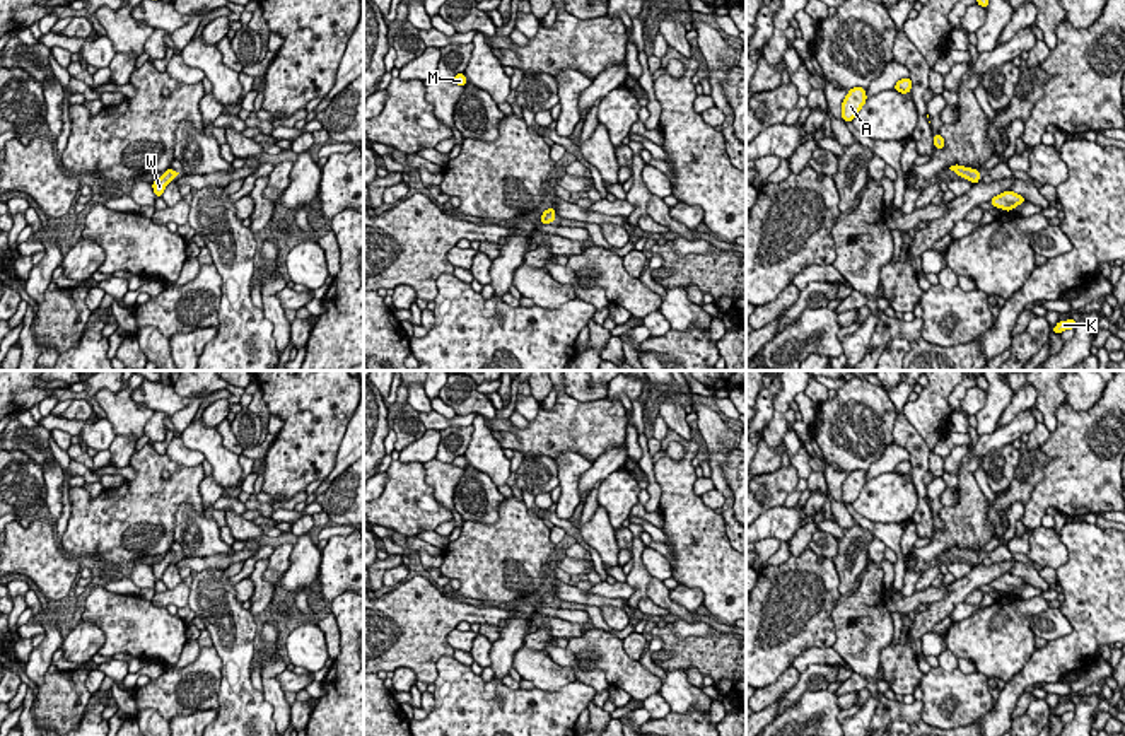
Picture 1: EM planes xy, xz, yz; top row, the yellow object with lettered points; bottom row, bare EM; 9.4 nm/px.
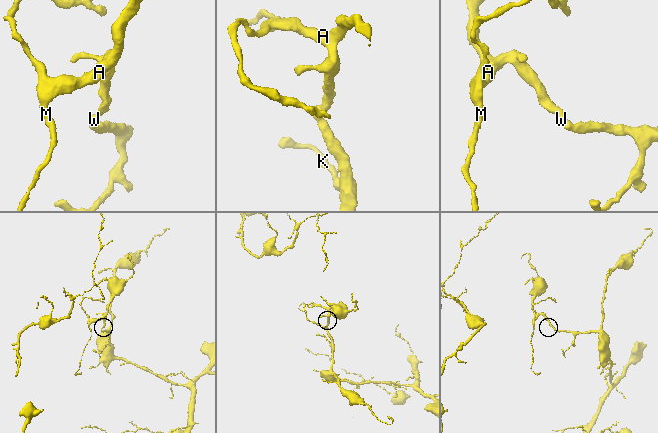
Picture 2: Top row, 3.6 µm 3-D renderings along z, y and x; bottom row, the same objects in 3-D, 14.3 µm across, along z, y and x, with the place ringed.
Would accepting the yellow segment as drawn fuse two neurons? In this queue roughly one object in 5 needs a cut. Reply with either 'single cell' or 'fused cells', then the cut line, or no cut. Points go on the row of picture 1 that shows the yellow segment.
single cell; cut none

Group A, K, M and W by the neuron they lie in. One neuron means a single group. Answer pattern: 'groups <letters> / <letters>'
groups A K M W

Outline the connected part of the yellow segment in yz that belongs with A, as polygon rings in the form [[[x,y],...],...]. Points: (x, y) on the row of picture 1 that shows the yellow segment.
[[[862,87],[850,89],[842,102],[842,120],[854,121],[862,106],[866,104],[866,101],[867,101],[866,89]]]

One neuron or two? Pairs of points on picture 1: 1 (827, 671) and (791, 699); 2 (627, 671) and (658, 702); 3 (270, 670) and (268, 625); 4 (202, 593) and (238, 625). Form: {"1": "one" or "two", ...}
{"1": "one", "2": "two", "3": "two", "4": "one"}

